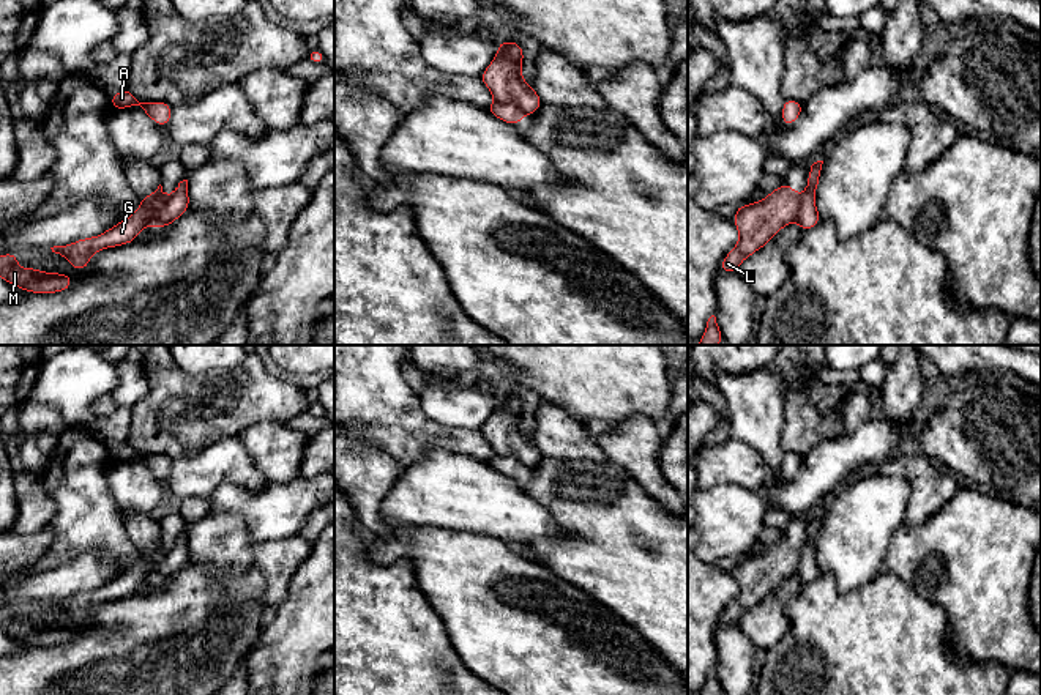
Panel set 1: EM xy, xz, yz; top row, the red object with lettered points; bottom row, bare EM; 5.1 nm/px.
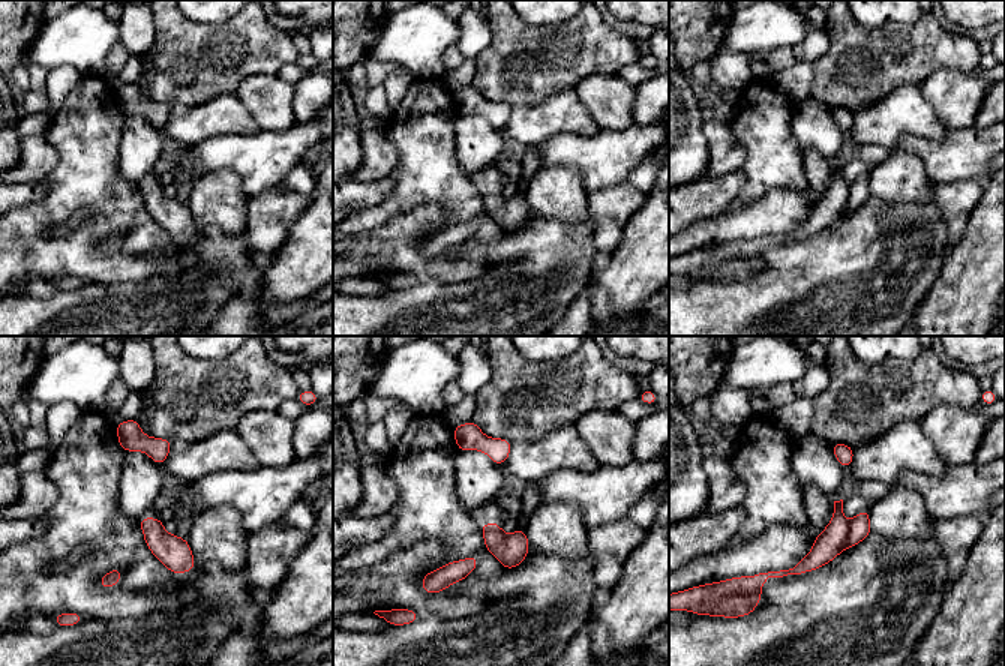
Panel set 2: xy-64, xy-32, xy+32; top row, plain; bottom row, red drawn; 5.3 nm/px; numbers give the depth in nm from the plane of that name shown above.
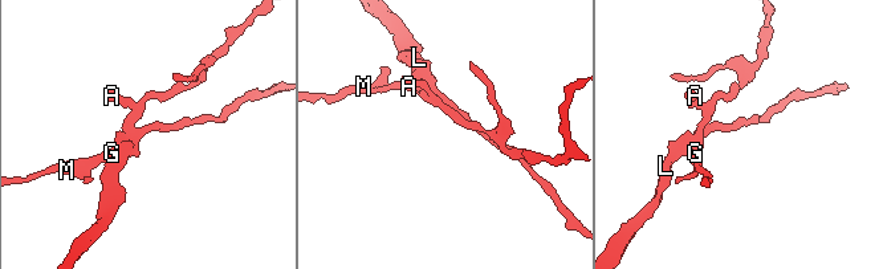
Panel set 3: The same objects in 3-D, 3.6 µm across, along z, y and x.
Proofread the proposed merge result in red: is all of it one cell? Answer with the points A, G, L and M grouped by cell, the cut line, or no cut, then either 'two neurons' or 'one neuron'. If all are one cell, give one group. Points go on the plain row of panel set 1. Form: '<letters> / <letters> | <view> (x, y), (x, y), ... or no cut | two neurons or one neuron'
A G M / L | xz (494, 453), (513, 456), (524, 467) | two neurons

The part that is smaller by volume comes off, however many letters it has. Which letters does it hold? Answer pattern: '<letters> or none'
L

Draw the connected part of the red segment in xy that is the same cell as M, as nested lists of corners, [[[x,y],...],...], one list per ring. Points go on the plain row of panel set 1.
[[[16,607],[0,608],[0,630],[30,646],[57,646],[68,643],[73,632],[62,626],[46,626],[36,621],[21,621]]]

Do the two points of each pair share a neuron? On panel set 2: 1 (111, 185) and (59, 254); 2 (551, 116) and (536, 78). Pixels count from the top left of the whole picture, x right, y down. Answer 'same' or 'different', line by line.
1: same
2: different

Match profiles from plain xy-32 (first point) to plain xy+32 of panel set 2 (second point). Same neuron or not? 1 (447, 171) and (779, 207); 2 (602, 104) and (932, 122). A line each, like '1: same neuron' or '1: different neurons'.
1: different neurons
2: different neurons

